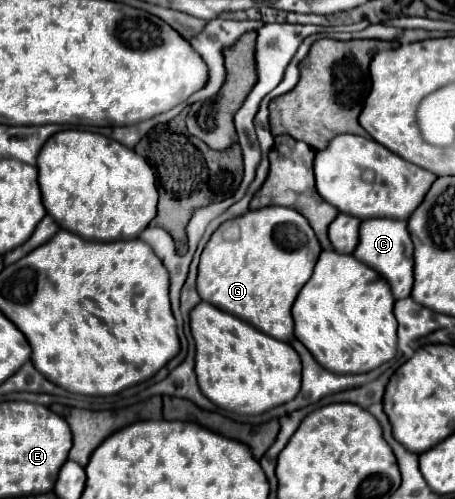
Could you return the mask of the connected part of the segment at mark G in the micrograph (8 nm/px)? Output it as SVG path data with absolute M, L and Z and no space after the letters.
M263 207L257 211L249 211L241 217L225 221L209 239L201 253L199 275L197 275L197 291L203 301L251 323L255 329L279 339L293 341L293 315L291 307L303 289L303 285L313 275L315 263L319 259L321 245L305 217L295 209L287 207Z

